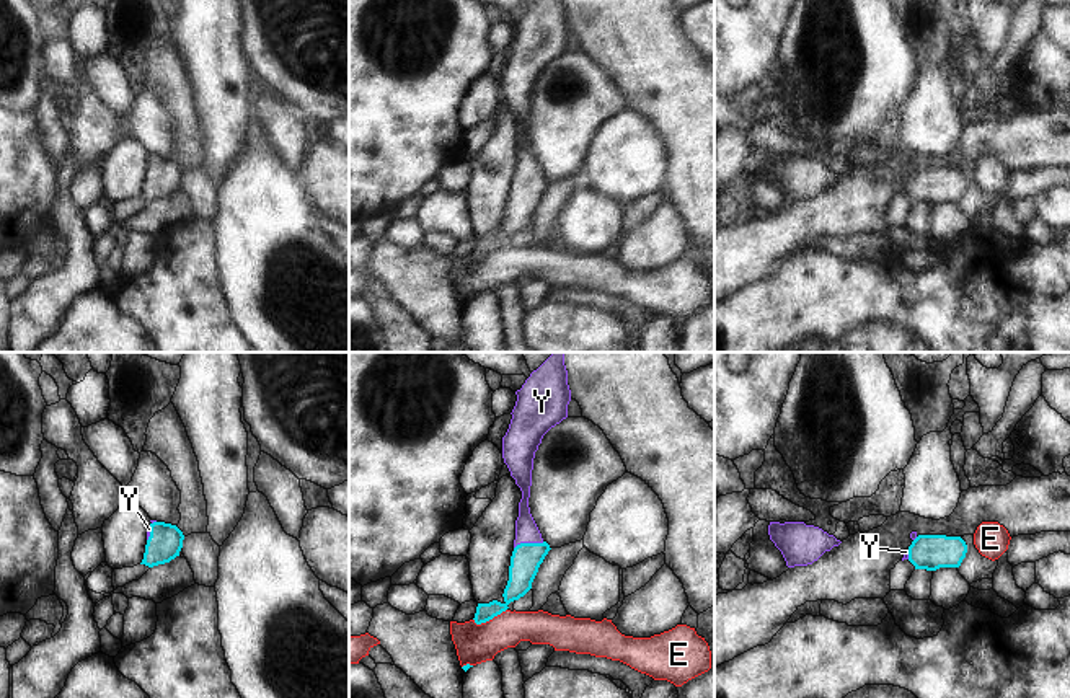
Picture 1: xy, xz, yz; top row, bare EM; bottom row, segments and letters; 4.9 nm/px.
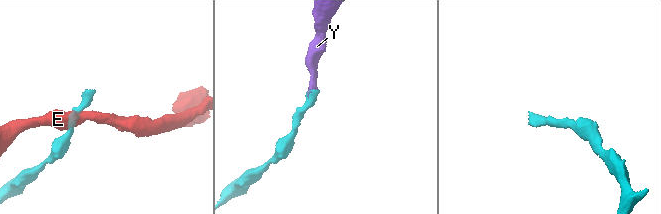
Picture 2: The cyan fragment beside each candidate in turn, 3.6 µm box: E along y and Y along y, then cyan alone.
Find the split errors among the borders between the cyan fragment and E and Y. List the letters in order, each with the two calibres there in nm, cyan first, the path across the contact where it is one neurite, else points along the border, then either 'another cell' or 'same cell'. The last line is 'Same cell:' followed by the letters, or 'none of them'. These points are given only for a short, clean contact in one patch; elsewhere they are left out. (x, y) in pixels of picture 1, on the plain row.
E: 120 nm thick on the cyan side, 190 nm on the other; border along xz (506, 243), (485, 256), (473, 256); another cell
Y: 150 nm thick on the cyan side, 110 nm on the other; runs through xz (526, 194), (529, 178), (526, 163); same cell
Same cell: Y

